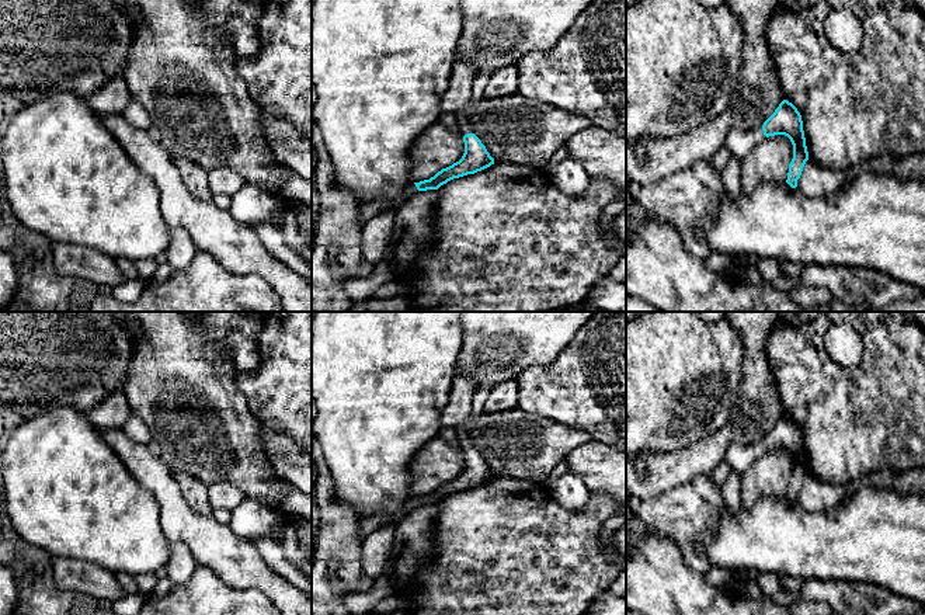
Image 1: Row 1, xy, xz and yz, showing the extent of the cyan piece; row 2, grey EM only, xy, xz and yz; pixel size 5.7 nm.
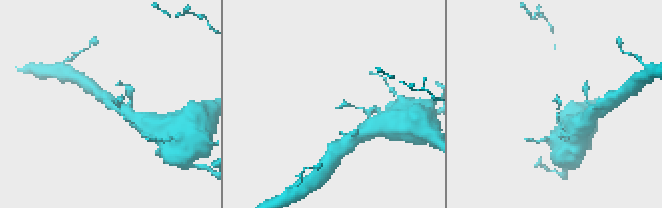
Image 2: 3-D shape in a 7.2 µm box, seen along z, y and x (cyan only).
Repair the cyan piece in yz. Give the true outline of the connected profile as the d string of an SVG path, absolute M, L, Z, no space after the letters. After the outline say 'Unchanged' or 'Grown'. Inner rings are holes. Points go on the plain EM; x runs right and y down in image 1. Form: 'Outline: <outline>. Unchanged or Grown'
Outline: M783 414L775 427L762 439L764 449L766 452L775 449L785 449L793 459L793 473L789 479L789 487L786 497L792 501L797 501L797 494L801 490L803 482L808 475L808 466L806 461L806 452L803 445L801 430L797 423Z. Unchanged

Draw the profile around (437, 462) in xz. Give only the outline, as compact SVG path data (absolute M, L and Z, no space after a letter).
M432 438L410 462L410 493L413 497L430 494L442 483L459 476L465 468L463 449Z

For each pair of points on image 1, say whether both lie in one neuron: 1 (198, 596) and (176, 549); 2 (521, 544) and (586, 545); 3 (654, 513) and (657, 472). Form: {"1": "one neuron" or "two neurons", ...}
{"1": "two neurons", "2": "one neuron", "3": "two neurons"}

